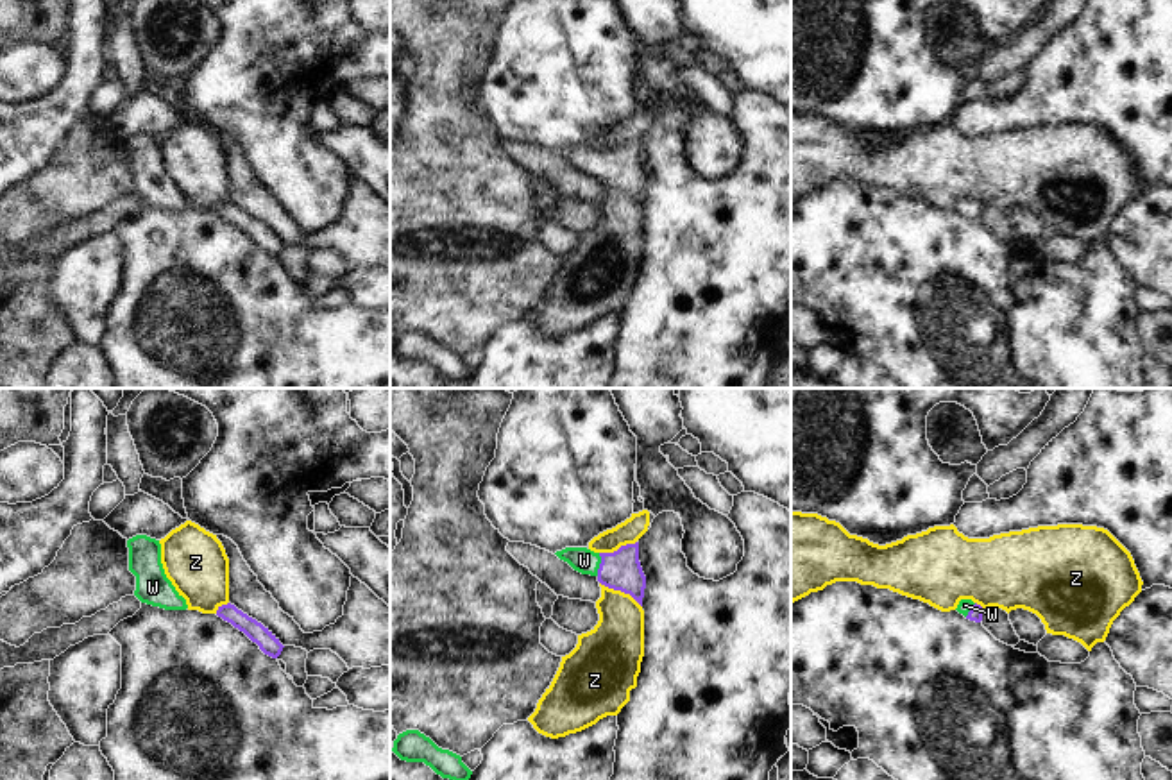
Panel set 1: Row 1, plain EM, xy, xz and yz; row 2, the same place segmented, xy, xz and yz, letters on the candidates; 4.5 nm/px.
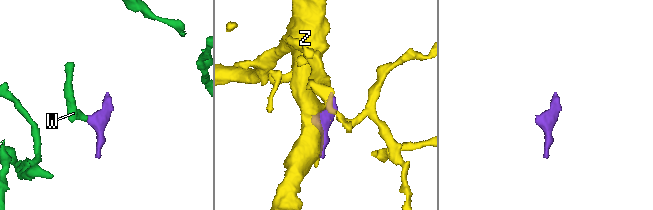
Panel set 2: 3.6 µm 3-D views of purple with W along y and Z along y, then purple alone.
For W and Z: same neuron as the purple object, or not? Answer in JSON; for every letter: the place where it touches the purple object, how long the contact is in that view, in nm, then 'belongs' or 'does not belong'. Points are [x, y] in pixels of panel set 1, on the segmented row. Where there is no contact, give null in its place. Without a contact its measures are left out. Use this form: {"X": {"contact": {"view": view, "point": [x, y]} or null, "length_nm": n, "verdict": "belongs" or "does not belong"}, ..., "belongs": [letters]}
{"W": {"contact": {"view": "xz", "point": [600, 564]}, "length_nm": 110, "verdict": "belongs"}, "Z": {"contact": {"view": "xz", "point": [621, 591]}, "length_nm": 220, "verdict": "does not belong"}, "belongs": ["W"]}

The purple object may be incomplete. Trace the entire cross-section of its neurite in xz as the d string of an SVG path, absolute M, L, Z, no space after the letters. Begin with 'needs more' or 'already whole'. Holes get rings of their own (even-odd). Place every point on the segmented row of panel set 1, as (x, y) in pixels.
needs more; M639 542L621 546L614 553L565 547L555 555L574 571L596 576L601 585L630 594L642 606L646 576L639 562Z

